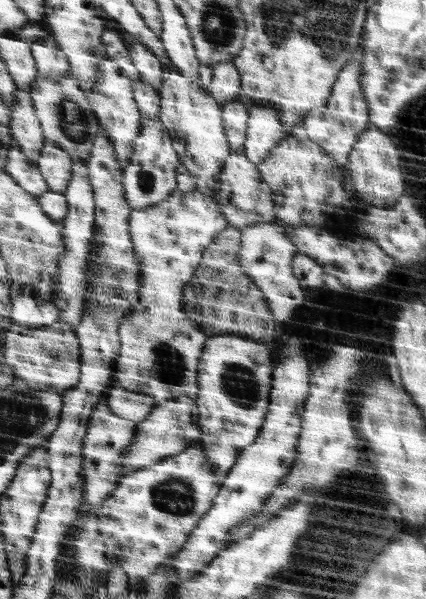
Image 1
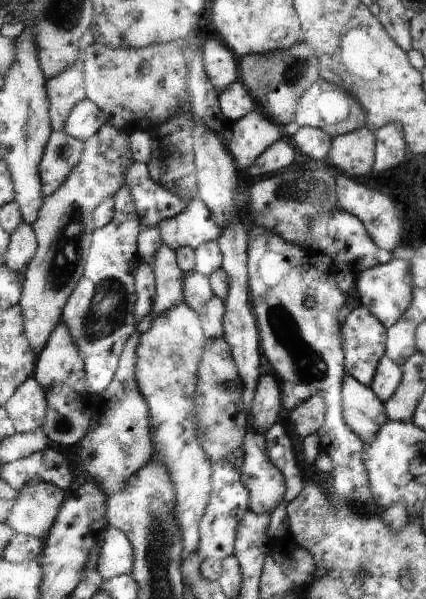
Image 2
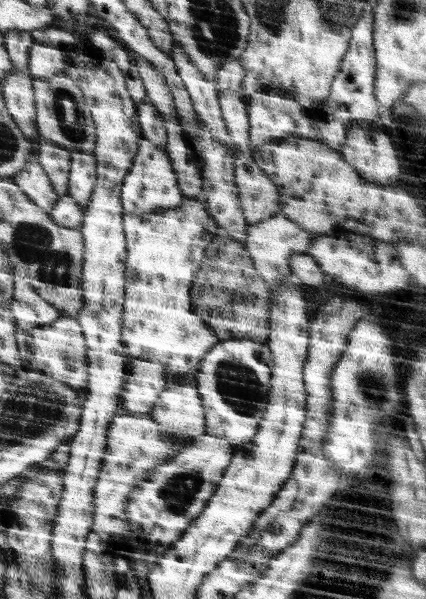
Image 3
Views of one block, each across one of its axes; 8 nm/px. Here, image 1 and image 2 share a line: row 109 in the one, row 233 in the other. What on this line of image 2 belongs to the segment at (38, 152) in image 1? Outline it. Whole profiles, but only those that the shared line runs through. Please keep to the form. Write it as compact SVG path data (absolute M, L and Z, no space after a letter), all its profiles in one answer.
M22 222L20 228L12 235L9 246L8 264L16 270L22 272L27 270L30 263L35 259L39 251L40 242L35 225L30 222Z

